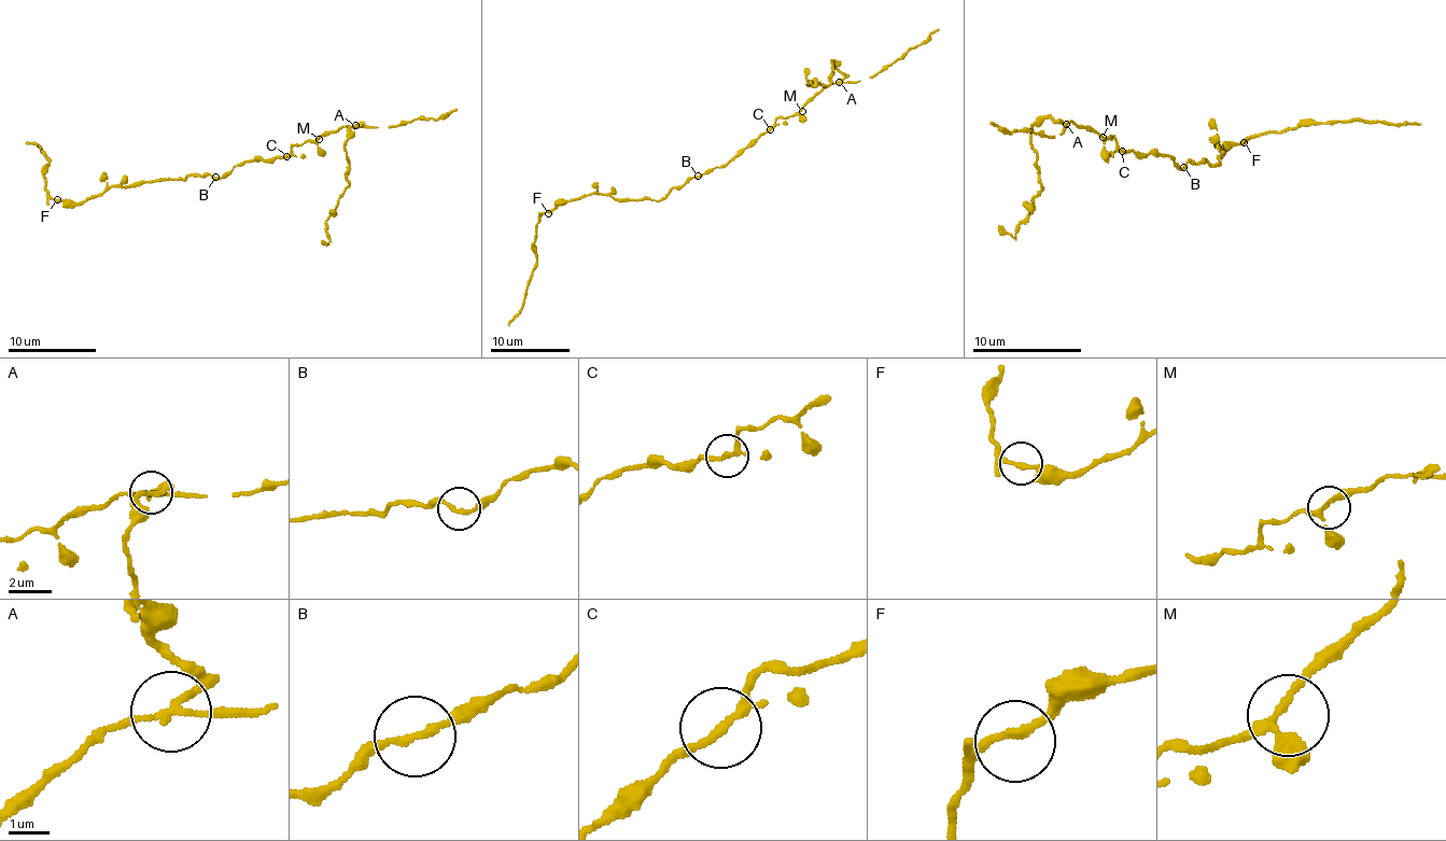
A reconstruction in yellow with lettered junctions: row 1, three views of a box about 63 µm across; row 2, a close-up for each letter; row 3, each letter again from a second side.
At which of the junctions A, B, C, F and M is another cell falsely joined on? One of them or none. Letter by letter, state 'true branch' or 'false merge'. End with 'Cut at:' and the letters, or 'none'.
A: false merge
B: true branch
C: true branch
F: true branch
M: true branch
Cut at: A

